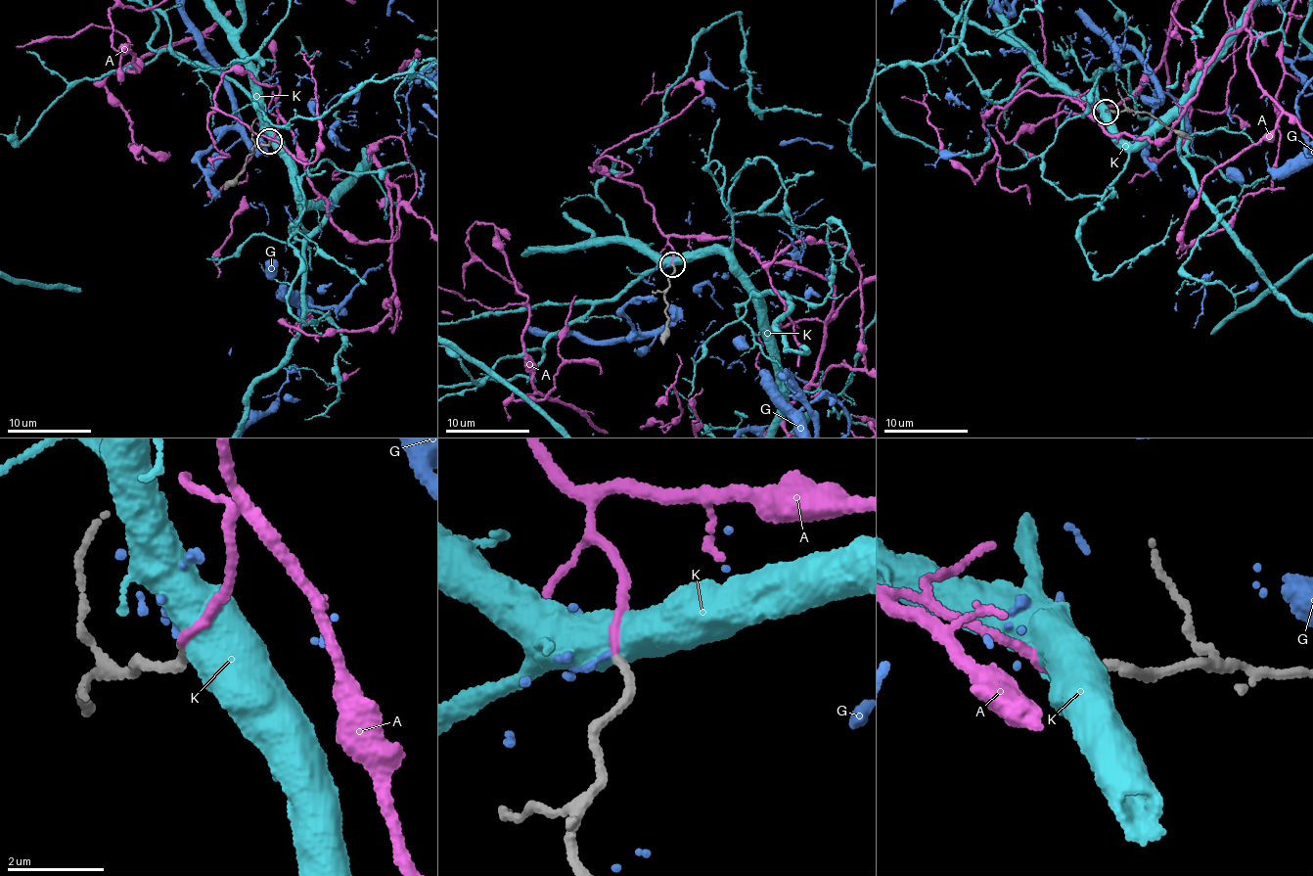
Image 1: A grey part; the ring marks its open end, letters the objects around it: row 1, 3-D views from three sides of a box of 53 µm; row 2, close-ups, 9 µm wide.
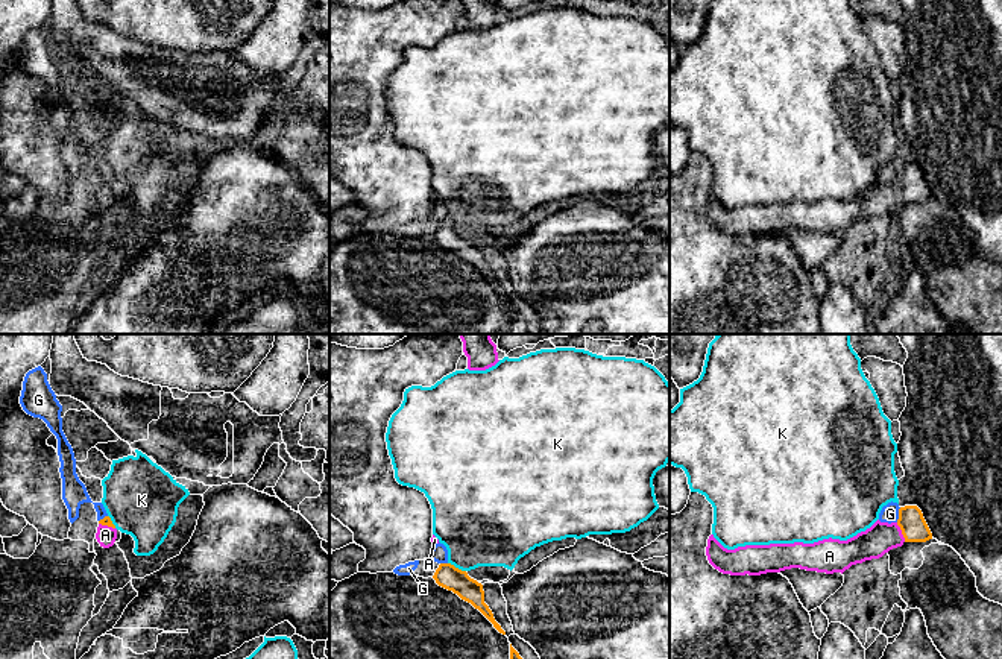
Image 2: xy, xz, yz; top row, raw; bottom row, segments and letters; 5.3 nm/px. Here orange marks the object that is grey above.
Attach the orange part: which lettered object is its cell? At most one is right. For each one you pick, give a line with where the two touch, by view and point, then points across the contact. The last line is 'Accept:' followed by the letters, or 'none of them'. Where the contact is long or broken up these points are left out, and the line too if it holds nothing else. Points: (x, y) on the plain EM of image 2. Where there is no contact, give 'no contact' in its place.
A: meets orange in yz at (902, 192); runs through yz (914, 189), (902, 192), (881, 198)
Accept: A

